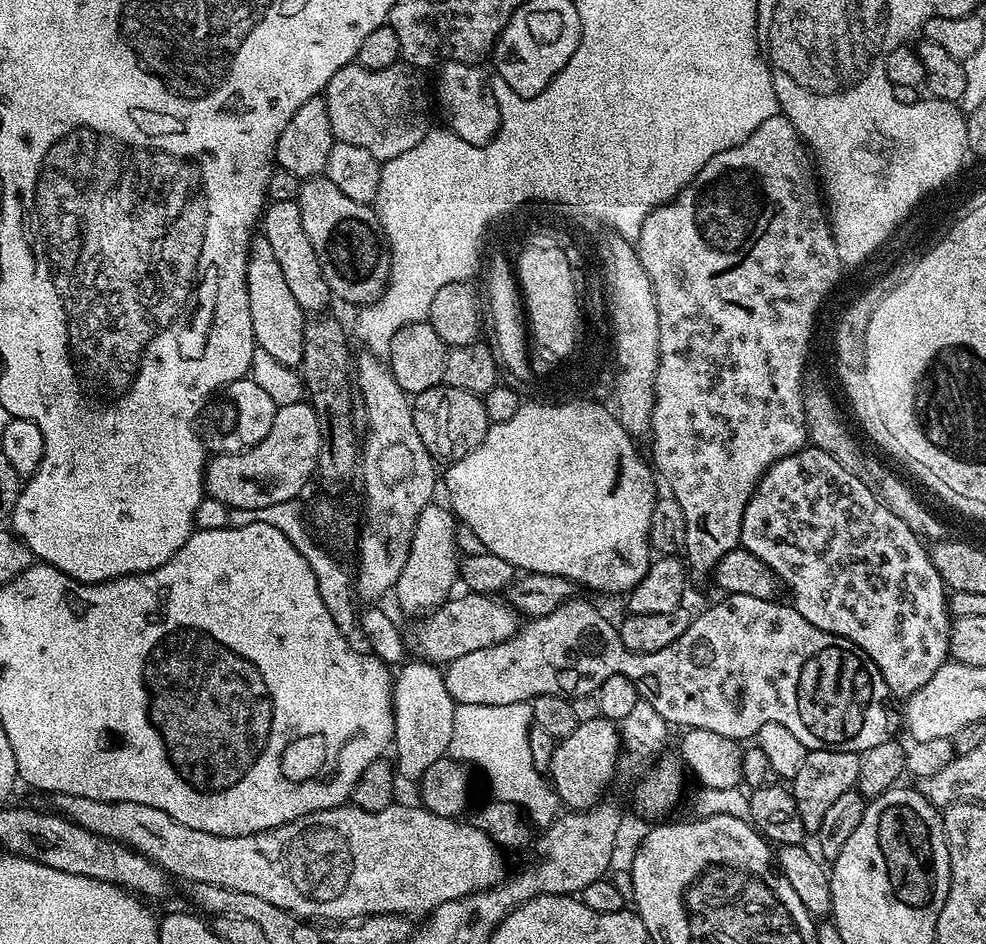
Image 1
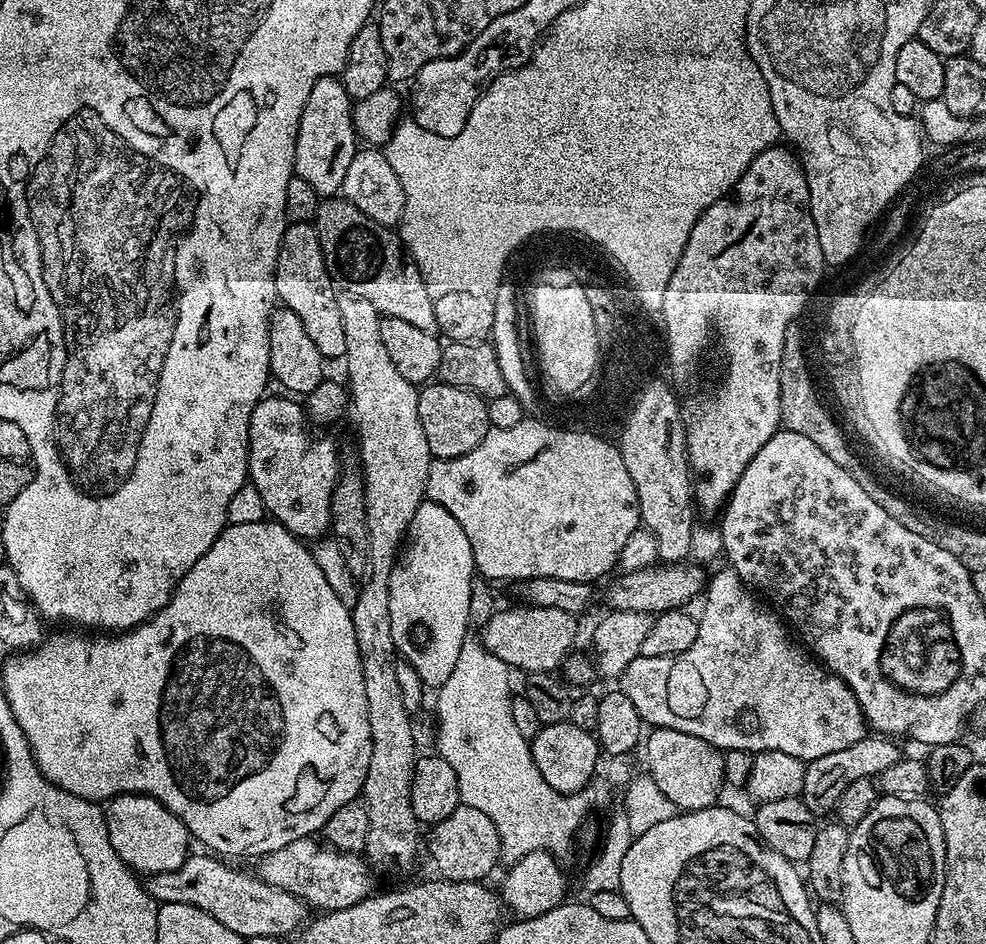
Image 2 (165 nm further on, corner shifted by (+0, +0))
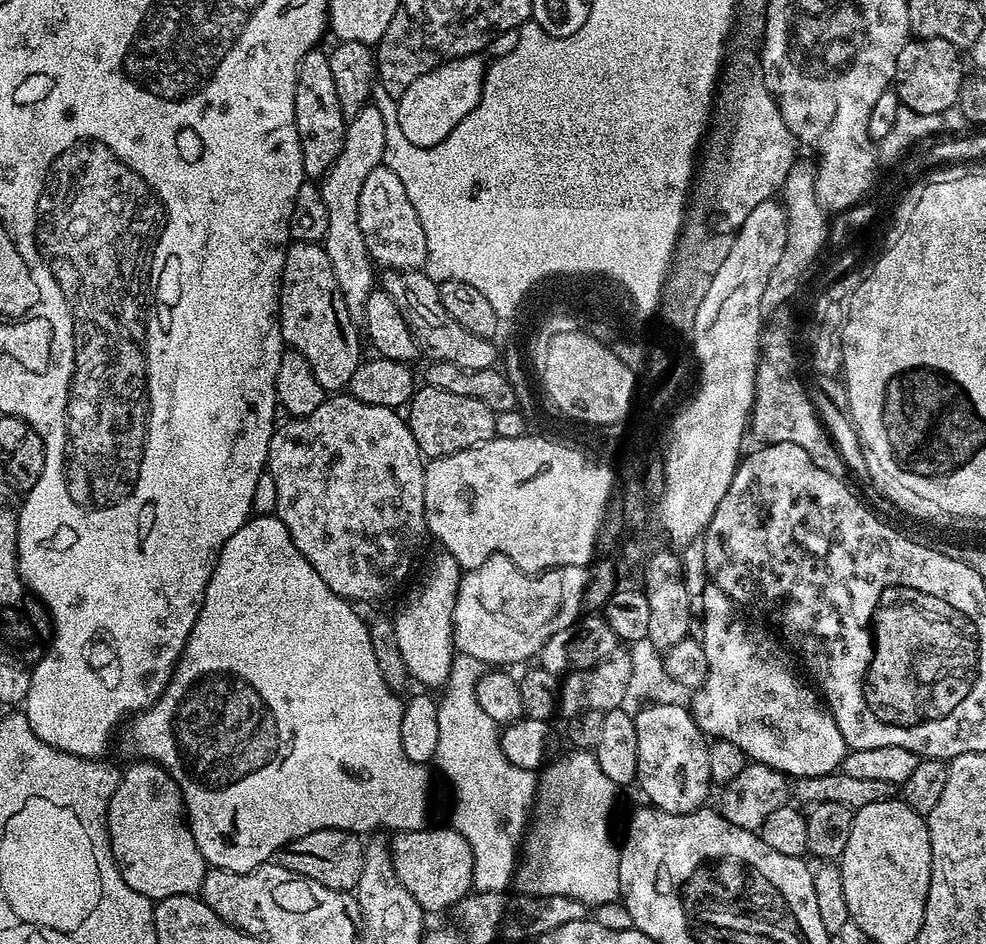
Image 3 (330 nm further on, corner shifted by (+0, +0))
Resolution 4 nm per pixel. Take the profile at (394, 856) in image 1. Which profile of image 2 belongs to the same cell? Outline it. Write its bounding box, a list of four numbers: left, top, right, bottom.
[258,838,370,910]

